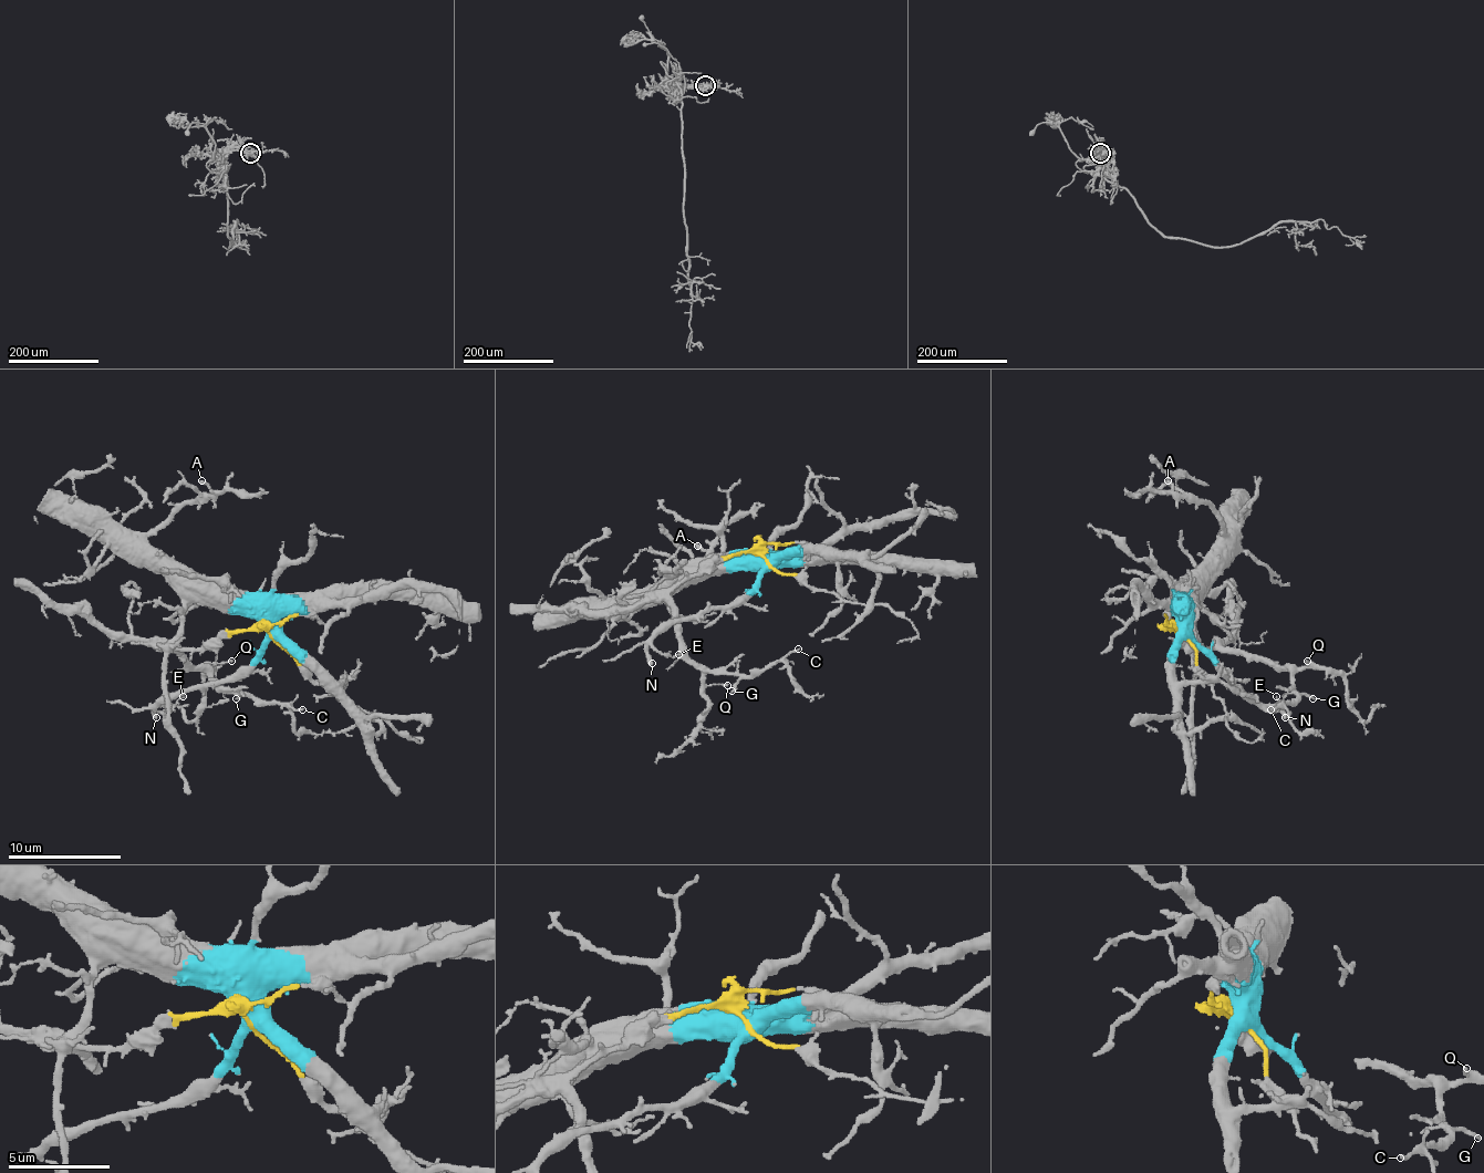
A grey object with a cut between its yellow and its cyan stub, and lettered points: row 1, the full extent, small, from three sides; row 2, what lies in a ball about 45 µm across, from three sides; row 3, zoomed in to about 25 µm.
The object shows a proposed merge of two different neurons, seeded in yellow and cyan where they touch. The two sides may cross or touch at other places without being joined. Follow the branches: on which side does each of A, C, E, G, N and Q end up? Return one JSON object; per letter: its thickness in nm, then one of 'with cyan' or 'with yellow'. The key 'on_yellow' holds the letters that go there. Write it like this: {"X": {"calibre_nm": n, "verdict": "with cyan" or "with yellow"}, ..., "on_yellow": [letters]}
{"A": {"calibre_nm": 200, "verdict": "with cyan"}, "C": {"calibre_nm": 160, "verdict": "with yellow"}, "E": {"calibre_nm": 110, "verdict": "with cyan"}, "G": {"calibre_nm": 200, "verdict": "with yellow"}, "N": {"calibre_nm": 320, "verdict": "with cyan"}, "Q": {"calibre_nm": 140, "verdict": "with yellow"}, "on_yellow": ["C", "G", "Q"]}

